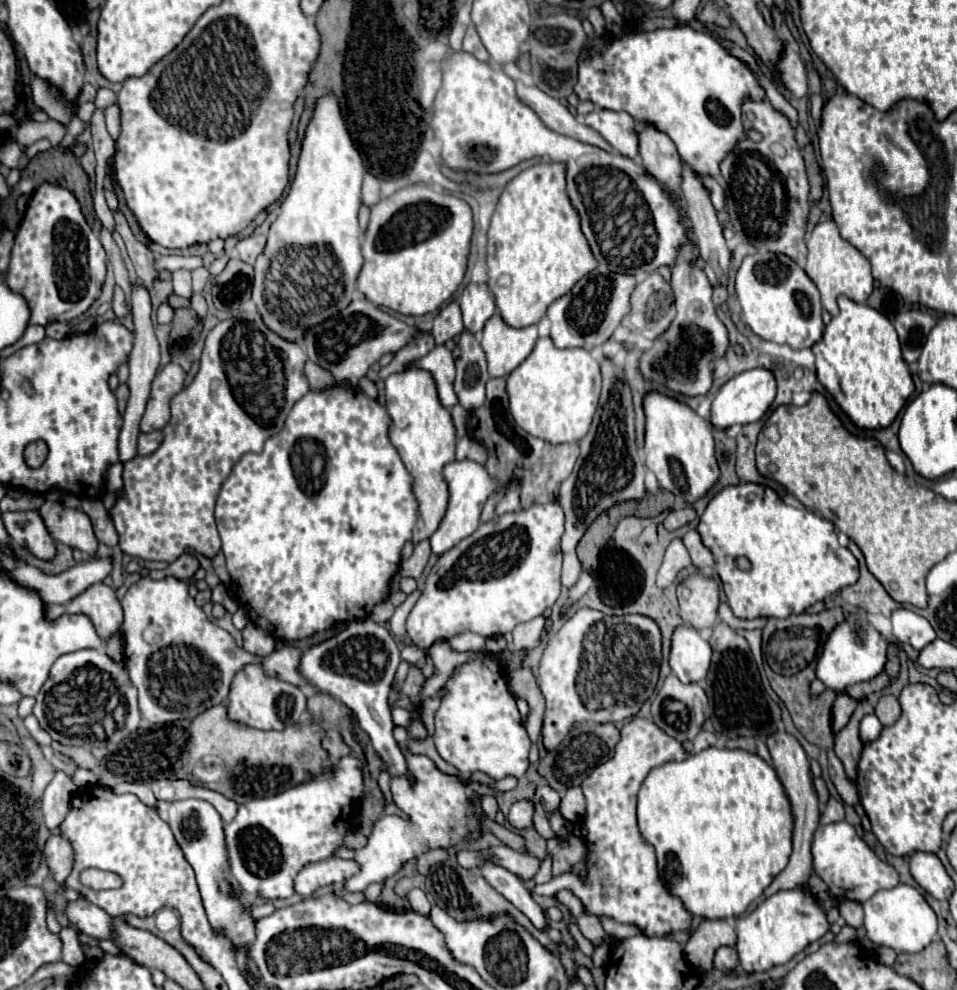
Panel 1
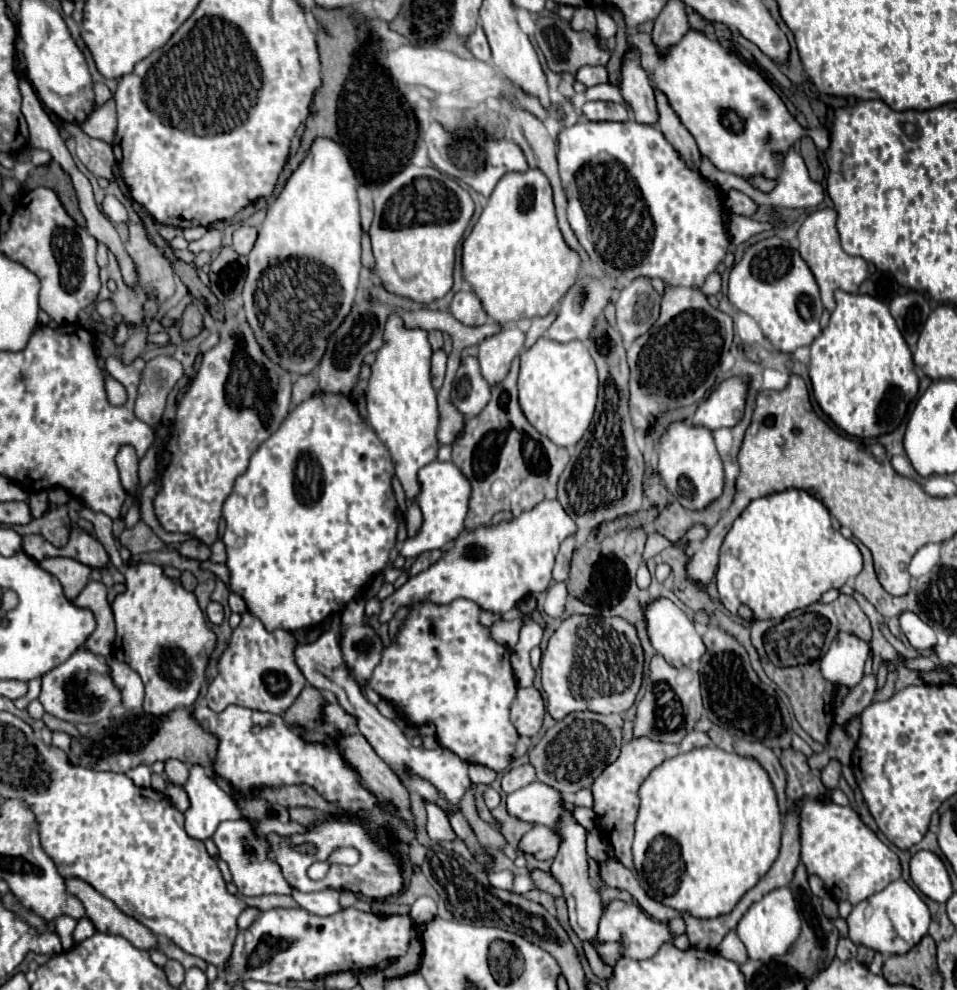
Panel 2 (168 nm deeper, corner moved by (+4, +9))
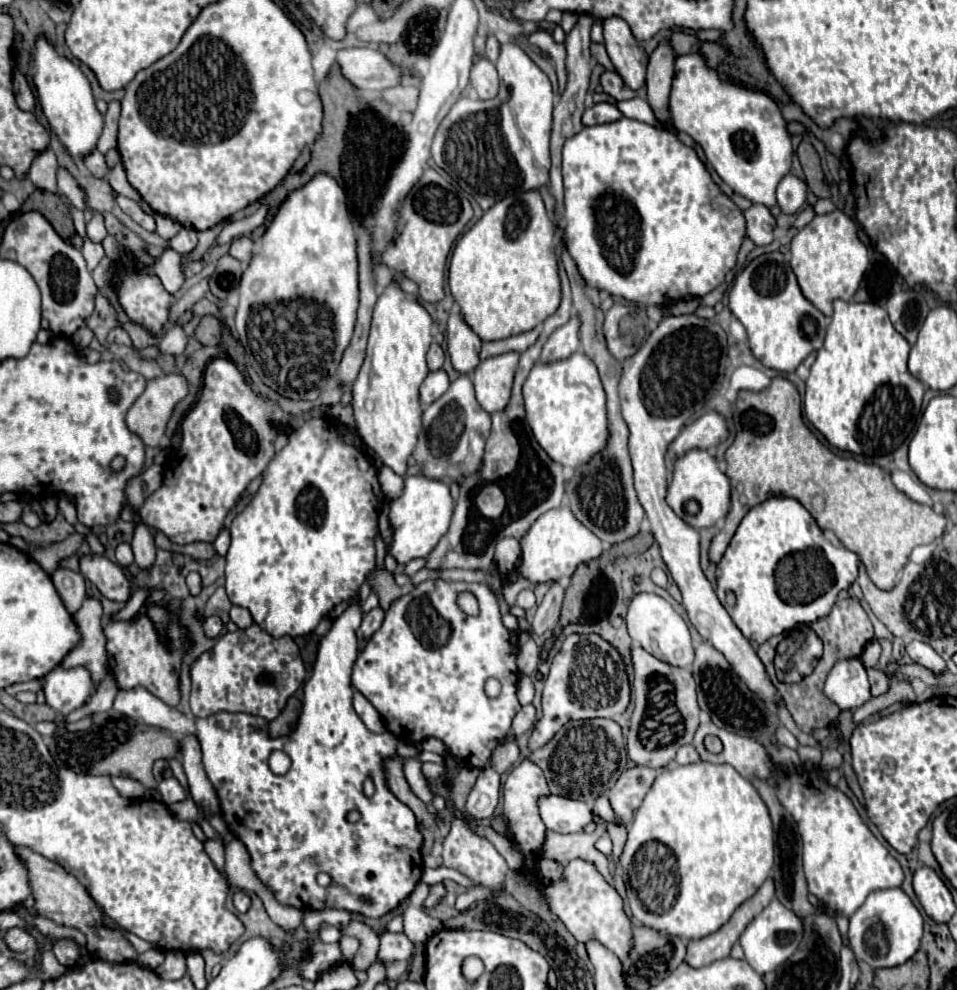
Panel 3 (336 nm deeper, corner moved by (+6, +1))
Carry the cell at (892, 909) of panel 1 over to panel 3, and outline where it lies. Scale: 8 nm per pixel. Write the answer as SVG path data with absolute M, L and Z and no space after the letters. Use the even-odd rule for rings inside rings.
M901 888L875 890L865 904L849 918L849 946L855 956L867 962L873 970L891 968L907 962L917 950L923 936L923 918L911 898Z

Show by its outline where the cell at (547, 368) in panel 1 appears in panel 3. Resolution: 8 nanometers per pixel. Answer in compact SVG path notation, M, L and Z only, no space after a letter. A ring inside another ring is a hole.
M573 354L567 360L541 364L537 362L523 384L523 398L527 410L527 422L533 430L539 446L549 454L549 458L561 466L579 468L587 464L595 454L599 454L609 442L609 420L605 410L605 390L597 374L597 366L585 354Z

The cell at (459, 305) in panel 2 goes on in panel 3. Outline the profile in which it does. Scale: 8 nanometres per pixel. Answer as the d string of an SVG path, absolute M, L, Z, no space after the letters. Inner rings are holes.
M451 314L447 324L447 354L453 368L461 374L473 374L475 368L481 364L479 350L479 336L463 322L461 314Z

